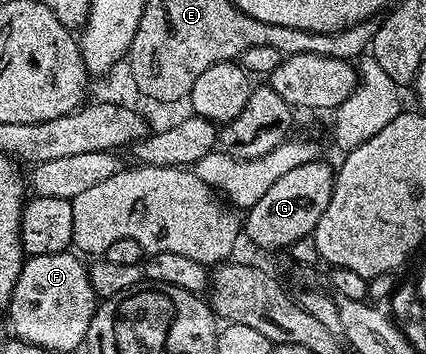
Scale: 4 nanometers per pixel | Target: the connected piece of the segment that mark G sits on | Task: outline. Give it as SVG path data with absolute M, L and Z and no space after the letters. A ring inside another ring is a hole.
M309 161L286 172L247 210L246 233L254 244L264 249L287 248L313 232L320 215L330 202L334 182L335 172L324 161Z

